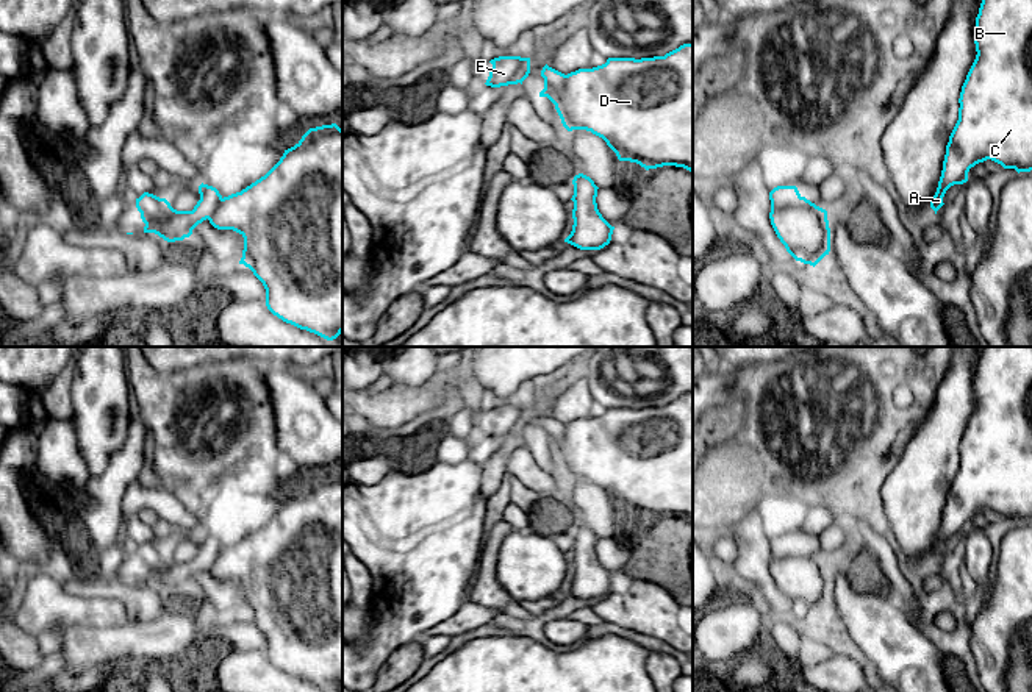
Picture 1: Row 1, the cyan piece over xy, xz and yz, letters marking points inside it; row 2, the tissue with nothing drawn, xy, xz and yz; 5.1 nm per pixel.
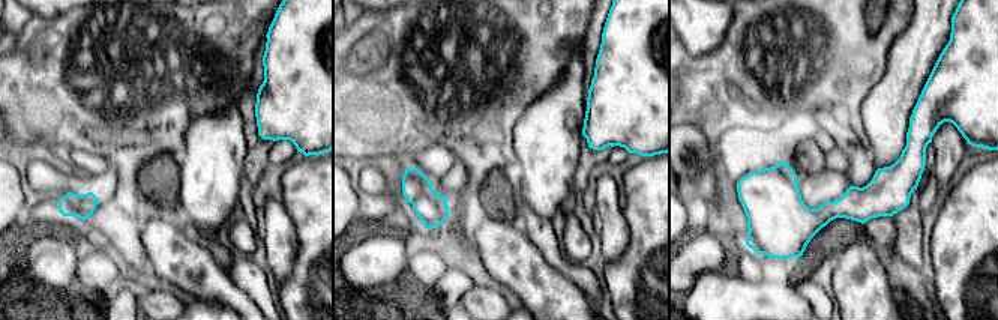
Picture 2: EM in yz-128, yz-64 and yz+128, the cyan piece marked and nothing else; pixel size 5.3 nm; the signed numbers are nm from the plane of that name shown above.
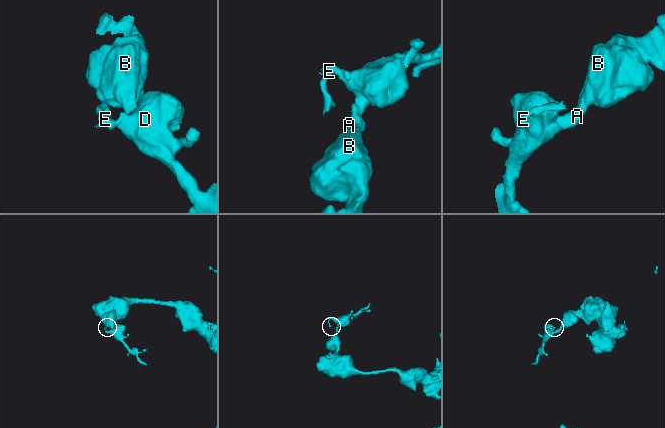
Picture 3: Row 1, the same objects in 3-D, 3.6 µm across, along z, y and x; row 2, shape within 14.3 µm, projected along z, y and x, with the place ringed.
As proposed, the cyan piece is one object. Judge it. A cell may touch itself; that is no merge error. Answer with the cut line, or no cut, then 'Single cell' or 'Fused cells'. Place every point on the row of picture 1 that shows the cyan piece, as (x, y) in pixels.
Split along xz (566, 75), (562, 86), (544, 88). Fused cells

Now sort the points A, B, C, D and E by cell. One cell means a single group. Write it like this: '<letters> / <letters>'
A B C D / E

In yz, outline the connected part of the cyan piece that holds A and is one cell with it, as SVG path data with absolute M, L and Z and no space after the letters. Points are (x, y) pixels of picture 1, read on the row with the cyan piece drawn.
M982 0L974 44L977 55L962 86L959 120L930 200L935 214L946 191L966 183L969 169L979 162L991 159L1018 173L1032 170L1032 0Z

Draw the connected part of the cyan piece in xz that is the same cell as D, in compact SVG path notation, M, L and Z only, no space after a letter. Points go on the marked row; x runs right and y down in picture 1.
M683 44L679 48L666 53L665 56L654 58L608 58L605 64L593 69L579 69L566 75L563 87L544 87L539 97L547 97L554 105L561 119L563 127L568 131L586 130L602 137L607 145L616 153L619 161L636 162L646 170L663 166L683 167L693 172L693 44Z

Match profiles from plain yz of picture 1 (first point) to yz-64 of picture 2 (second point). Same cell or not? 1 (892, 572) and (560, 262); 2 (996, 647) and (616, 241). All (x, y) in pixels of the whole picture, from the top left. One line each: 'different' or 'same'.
1: same
2: different

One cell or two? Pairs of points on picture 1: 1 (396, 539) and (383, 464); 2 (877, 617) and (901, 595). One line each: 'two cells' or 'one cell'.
1: two cells
2: two cells

